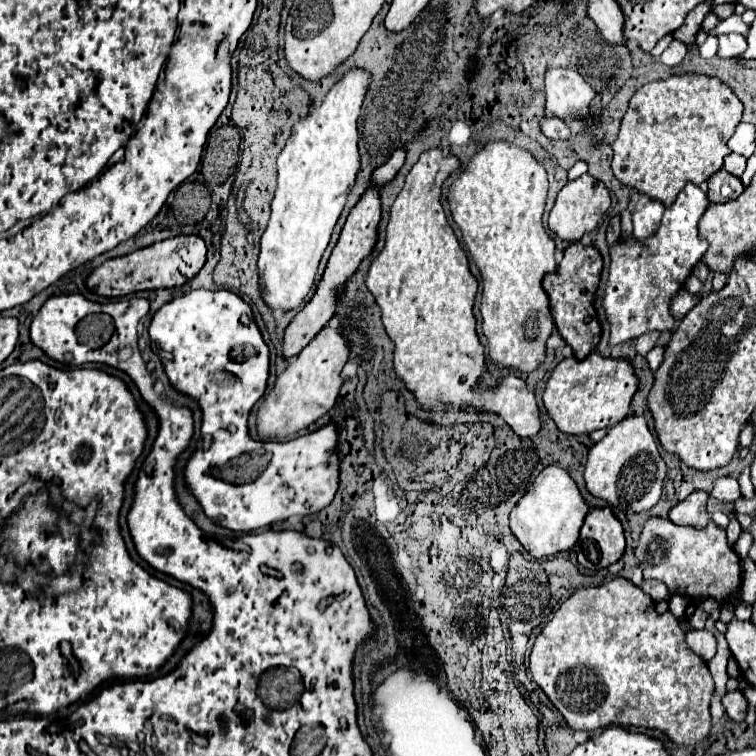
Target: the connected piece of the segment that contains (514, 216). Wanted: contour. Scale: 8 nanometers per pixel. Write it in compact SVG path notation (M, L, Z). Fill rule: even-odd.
M493 140L487 142L477 154L473 154L469 164L461 170L459 178L451 184L447 198L453 220L461 228L463 242L481 272L481 328L489 340L489 356L503 366L531 372L545 360L545 342L555 328L549 312L549 296L541 286L543 276L557 270L555 242L543 228L541 220L547 198L547 172L527 150L519 148L517 144Z

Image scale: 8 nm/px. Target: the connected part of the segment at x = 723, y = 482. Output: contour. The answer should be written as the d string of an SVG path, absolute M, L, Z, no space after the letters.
M721 476L713 482L713 488L709 492L709 496L721 500L721 502L735 502L737 498L741 498L741 490L735 478L731 476Z

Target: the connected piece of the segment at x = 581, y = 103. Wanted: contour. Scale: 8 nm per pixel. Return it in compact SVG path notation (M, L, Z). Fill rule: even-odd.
M553 68L545 72L545 112L571 122L585 122L595 90L575 70Z

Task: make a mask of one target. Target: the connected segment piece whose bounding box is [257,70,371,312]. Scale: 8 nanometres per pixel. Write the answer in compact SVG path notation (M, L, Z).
M349 70L329 90L323 104L293 126L291 138L277 158L279 184L271 200L271 220L259 242L257 262L261 298L271 310L297 308L313 286L319 260L359 170L357 118L369 82L369 72Z

